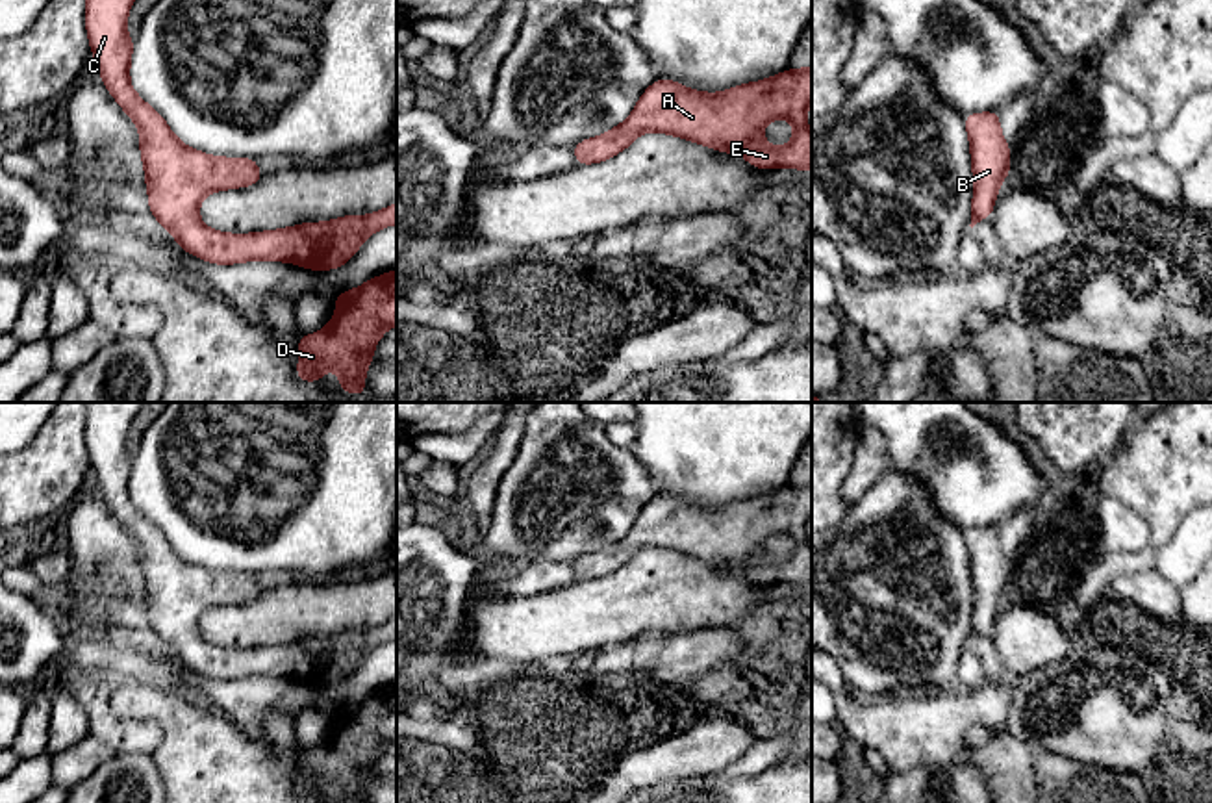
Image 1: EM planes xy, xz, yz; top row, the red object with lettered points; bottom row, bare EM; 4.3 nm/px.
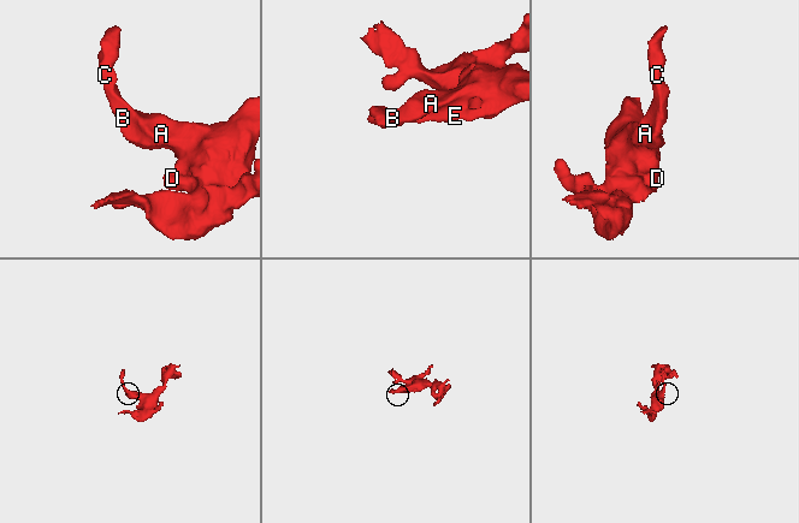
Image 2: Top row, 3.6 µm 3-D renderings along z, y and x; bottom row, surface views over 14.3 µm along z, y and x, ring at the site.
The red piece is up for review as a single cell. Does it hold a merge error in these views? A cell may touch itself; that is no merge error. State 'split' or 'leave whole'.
leave whole

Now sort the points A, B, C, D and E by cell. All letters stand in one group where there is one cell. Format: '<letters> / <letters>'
A B C D E

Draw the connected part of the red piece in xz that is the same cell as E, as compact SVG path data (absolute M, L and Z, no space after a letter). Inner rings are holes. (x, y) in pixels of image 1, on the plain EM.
M812 480L721 508L695 506L660 491L625 538L576 558L573 571L578 580L602 579L628 564L639 549L658 547L743 571L756 584L789 582L810 588L810 516ZM775 534L788 534L795 543L795 551L782 564L762 553L762 543Z

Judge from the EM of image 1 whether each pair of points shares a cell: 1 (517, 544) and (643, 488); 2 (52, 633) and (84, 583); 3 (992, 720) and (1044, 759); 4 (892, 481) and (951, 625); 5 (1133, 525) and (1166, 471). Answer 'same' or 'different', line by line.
1: same
2: different
3: different
4: same
5: different

